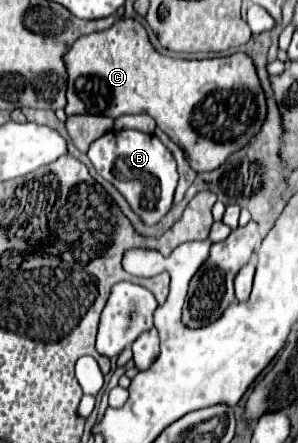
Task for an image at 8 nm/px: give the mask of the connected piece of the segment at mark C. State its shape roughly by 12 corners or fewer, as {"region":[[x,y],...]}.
{"region":[[137,19],[65,55],[67,115],[147,113],[213,171],[267,117],[253,59],[161,55]]}

